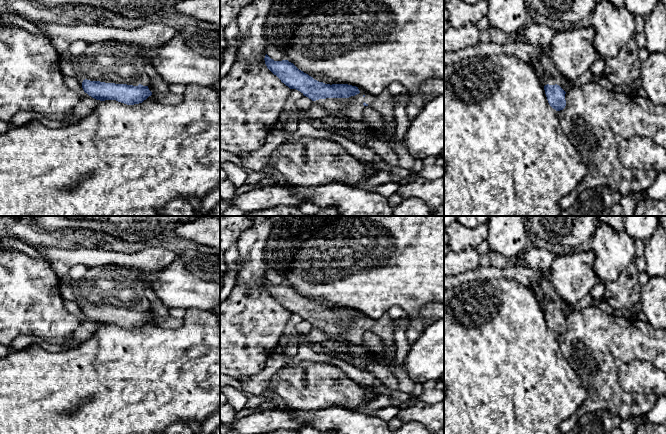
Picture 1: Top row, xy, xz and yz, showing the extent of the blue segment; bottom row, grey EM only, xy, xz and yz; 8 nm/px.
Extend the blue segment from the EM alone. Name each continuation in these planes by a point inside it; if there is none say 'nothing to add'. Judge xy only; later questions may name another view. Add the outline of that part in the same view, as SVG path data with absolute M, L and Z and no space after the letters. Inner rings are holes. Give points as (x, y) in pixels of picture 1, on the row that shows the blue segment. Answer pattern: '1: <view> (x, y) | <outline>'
1: xy (111, 61) | M115 40L88 43L85 52L72 57L75 77L79 82L85 79L105 83L148 86L150 81L144 69L141 48L134 43Z

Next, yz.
1: yz (548, 74) | M535 47L535 56L537 58L535 71L539 77L539 80L543 86L549 85L559 85L565 92L565 85L570 82L566 80L556 69L554 62L552 61L549 53L550 47Z

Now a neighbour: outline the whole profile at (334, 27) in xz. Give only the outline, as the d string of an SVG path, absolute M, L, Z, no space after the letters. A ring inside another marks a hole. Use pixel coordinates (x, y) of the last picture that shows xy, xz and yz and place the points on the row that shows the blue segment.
M327 0L318 4L311 14L301 19L296 26L295 36L296 40L289 44L286 50L287 60L299 70L325 84L348 84L360 87L373 97L379 95L392 82L402 84L412 96L412 100L406 105L406 112L409 117L408 126L429 102L422 98L420 85L426 80L444 79L444 0Z

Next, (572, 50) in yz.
M589 24L571 25L566 30L558 31L552 39L549 55L559 73L570 83L590 70L591 65L598 59L594 41L595 31Z

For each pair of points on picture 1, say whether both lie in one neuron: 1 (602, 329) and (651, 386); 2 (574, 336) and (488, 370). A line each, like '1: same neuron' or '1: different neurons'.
1: different neurons
2: different neurons

